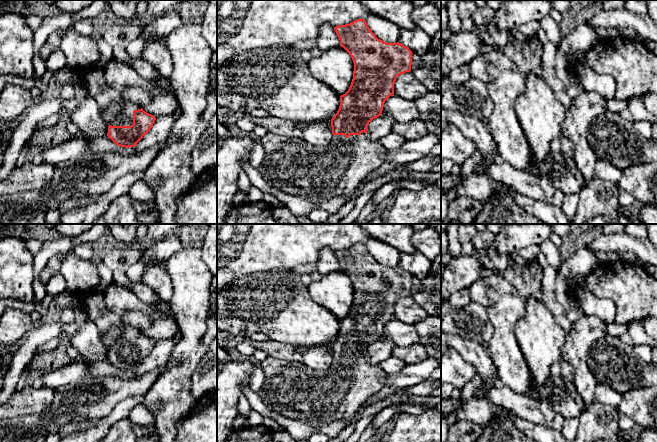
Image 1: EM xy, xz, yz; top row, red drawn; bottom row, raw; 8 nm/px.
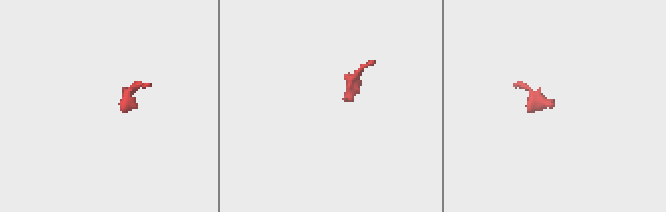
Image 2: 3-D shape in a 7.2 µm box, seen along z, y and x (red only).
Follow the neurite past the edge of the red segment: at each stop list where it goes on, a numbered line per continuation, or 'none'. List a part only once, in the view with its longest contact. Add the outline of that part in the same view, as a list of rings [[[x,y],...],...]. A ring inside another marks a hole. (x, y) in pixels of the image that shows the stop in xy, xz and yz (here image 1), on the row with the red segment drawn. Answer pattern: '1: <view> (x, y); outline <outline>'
1: xy (106, 96); outline [[[111,87],[102,88],[96,95],[96,99],[101,106],[107,106],[114,102],[121,104],[121,111],[117,117],[111,122],[111,126],[131,126],[133,124],[133,111],[141,109],[131,103],[125,103],[120,96],[120,93]]]

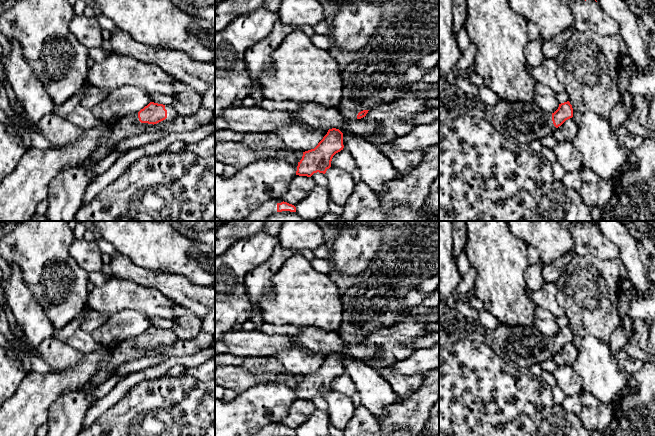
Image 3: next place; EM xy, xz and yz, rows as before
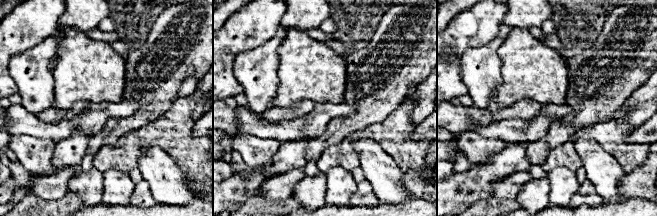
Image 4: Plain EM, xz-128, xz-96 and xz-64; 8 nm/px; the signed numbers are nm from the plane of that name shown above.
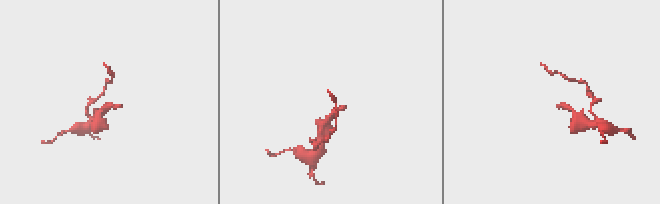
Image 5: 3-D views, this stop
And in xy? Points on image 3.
1: xy (129, 125); outline [[[138,112],[116,120],[113,131],[99,141],[97,149],[91,155],[92,161],[97,162],[104,159],[120,141],[128,137],[140,135],[151,126],[153,124],[141,123],[139,121]]]

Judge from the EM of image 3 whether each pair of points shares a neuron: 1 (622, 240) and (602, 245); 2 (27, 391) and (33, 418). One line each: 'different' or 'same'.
1: different
2: same

